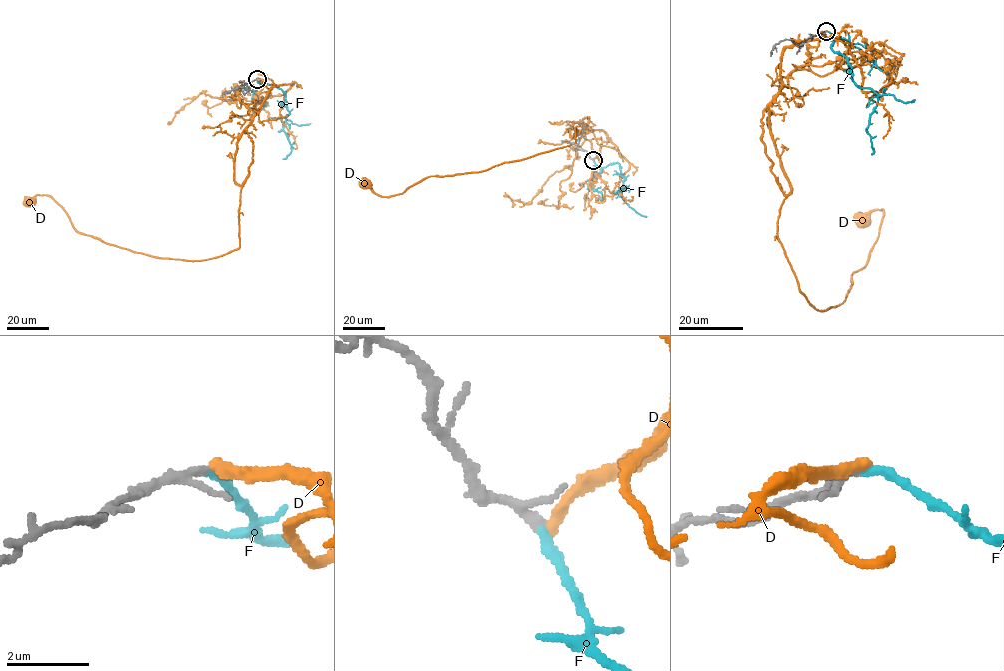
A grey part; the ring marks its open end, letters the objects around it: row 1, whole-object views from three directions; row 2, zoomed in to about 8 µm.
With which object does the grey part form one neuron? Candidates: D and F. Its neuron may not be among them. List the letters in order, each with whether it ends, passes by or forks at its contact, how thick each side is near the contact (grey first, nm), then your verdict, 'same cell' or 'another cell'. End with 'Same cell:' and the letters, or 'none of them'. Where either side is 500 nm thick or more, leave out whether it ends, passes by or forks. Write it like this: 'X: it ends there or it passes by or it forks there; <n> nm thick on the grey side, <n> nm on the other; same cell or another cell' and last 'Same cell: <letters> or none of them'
D: it ends there; 190 nm thick on the grey side, 300 nm on the other; another cell
F: it ends there; 190 nm thick on the grey side, 240 nm on the other; same cell
Same cell: F

